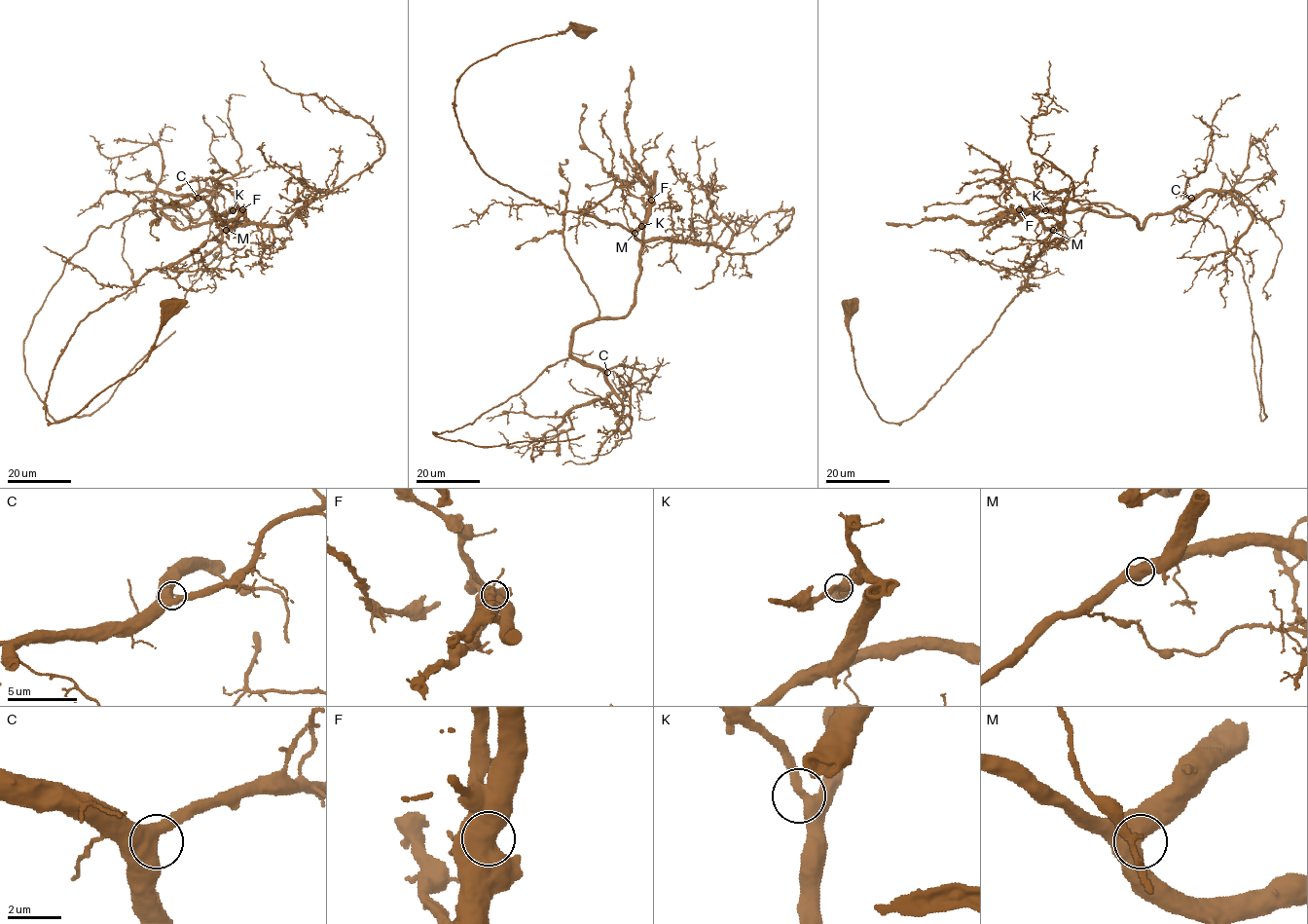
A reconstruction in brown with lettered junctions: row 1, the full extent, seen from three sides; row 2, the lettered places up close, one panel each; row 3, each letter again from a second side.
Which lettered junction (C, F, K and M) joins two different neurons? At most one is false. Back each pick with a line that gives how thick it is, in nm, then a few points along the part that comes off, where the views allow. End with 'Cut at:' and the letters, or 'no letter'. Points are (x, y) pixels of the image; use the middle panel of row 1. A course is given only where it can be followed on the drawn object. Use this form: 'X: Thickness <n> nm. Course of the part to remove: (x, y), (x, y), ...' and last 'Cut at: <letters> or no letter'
F: Thickness 850 nm. Course of the part to remove: (651, 200), (635, 306), (588, 320), (568, 356), (471, 424), (433, 432), (480, 446), (585, 435)
Cut at: F

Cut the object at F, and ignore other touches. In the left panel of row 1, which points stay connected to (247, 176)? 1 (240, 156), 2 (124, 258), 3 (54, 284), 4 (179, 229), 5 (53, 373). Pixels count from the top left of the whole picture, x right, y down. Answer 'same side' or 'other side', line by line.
1: same side
2: same side
3: same side
4: same side
5: other side

